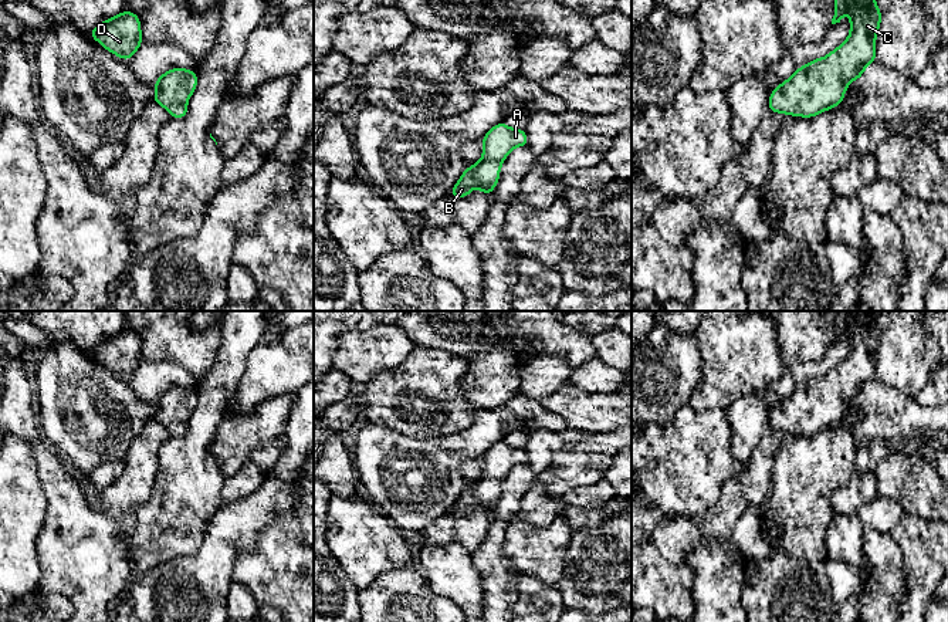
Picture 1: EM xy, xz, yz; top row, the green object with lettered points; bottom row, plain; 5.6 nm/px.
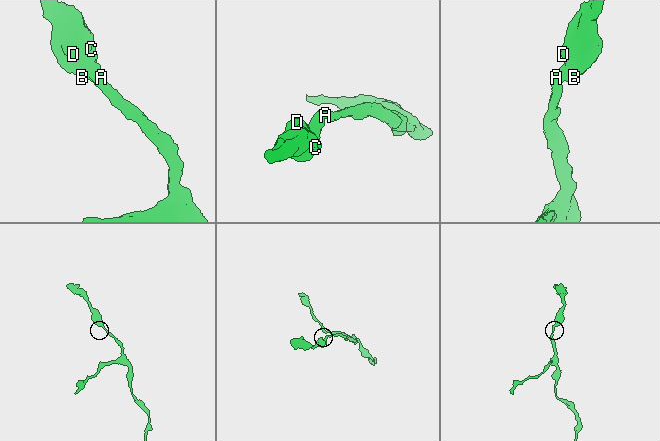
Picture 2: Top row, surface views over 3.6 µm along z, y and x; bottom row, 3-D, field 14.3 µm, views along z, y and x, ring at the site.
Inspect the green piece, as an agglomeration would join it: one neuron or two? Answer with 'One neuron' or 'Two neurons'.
One neuron

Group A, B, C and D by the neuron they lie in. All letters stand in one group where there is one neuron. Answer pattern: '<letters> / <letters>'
A B C D

